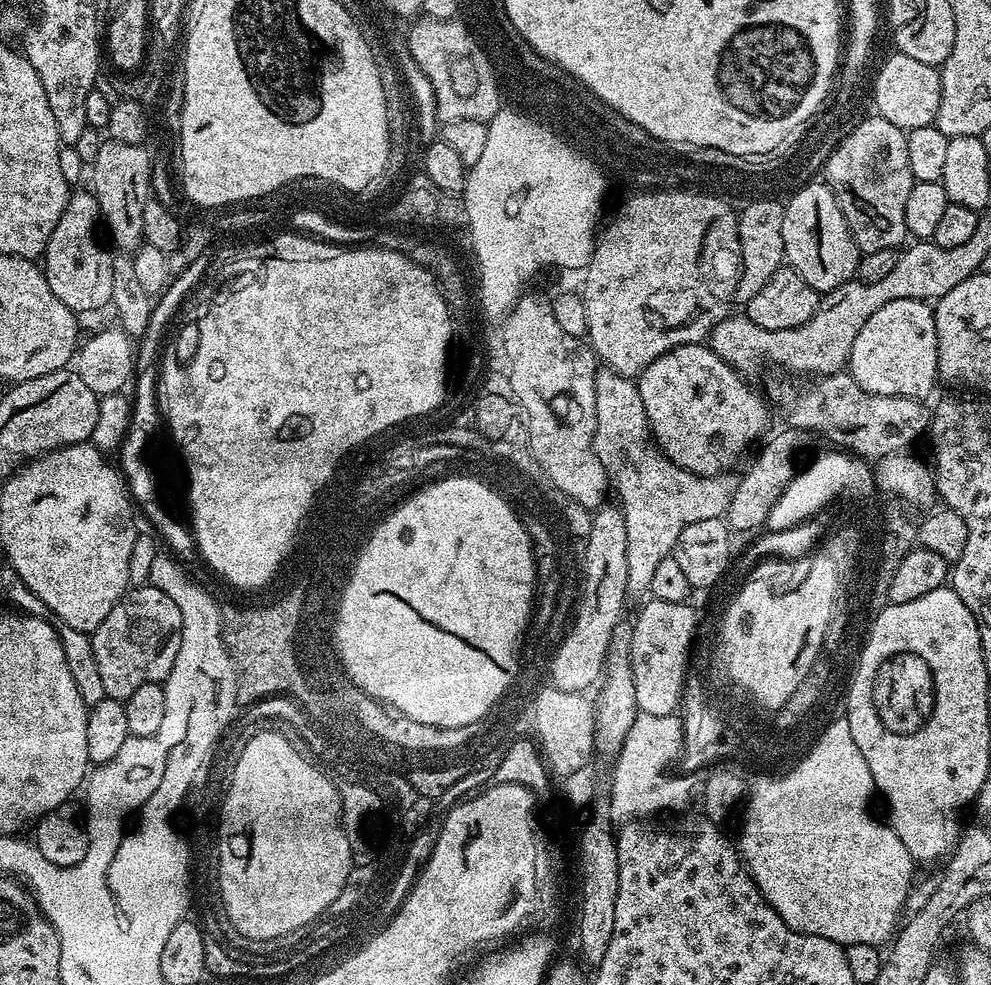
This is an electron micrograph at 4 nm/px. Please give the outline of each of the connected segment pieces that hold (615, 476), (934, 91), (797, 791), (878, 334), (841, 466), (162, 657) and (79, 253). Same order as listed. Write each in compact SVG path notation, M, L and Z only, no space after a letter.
M601 367L594 378L594 414L596 434L592 445L606 470L614 496L616 492L615 499L626 522L628 595L643 597L655 567L662 558L672 555L678 534L690 522L706 522L706 518L721 518L727 513L737 477L732 474L699 476L679 468L657 447L644 448L644 443L650 440L650 429L635 379L617 376L609 368Z
M896 52L881 66L876 85L871 85L870 96L872 100L876 99L875 111L894 126L911 130L935 125L940 101L940 73L926 66L926 62L917 62L914 58L906 58L906 54Z
M847 719L842 720L831 732L828 732L821 740L820 747L812 752L811 759L796 769L795 775L789 776L780 782L762 782L754 790L750 816L743 819L739 842L736 842L739 855L745 863L745 867L751 873L753 880L758 882L760 893L764 896L764 903L770 905L779 916L784 919L784 924L790 926L796 932L814 934L822 938L830 938L835 944L847 946L850 944L875 944L884 946L895 937L898 925L901 923L900 911L908 900L908 891L912 888L912 867L914 861L910 850L902 846L902 842L891 827L879 824L872 817L872 796L876 792L876 784L870 774L870 766L866 766L866 758L862 758L862 750L858 750L858 742L854 742L854 734L850 734L850 726Z
M910 298L886 302L886 306L858 330L847 371L854 382L870 394L905 396L915 400L931 397L936 369L936 335L931 303Z
M834 448L818 455L805 469L792 477L786 490L771 507L767 529L780 531L813 519L820 510L829 506L847 493L858 494L873 487L875 473L873 467L863 458Z
M151 586L133 587L106 614L91 638L105 697L123 702L138 686L159 684L170 674L182 642L182 610L162 590Z
M88 190L73 191L68 198L68 208L60 215L58 226L54 226L54 234L44 247L42 267L46 282L50 282L50 290L54 290L54 295L77 314L96 312L104 307L107 309L112 302L113 253L107 252L96 237L96 224L98 228L100 223L100 207L95 195Z

